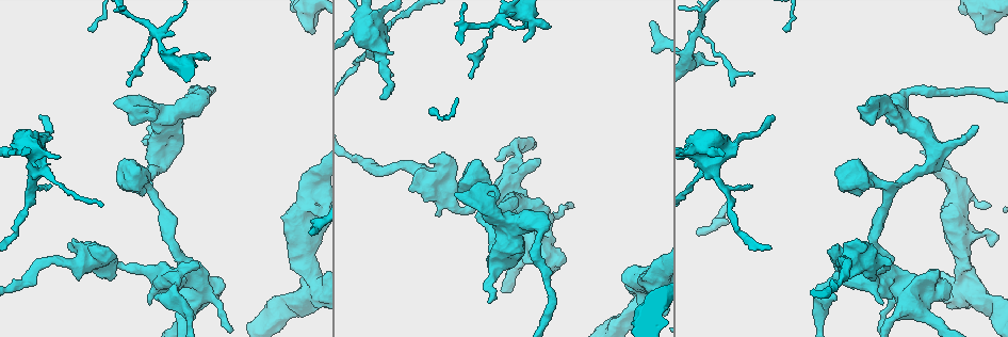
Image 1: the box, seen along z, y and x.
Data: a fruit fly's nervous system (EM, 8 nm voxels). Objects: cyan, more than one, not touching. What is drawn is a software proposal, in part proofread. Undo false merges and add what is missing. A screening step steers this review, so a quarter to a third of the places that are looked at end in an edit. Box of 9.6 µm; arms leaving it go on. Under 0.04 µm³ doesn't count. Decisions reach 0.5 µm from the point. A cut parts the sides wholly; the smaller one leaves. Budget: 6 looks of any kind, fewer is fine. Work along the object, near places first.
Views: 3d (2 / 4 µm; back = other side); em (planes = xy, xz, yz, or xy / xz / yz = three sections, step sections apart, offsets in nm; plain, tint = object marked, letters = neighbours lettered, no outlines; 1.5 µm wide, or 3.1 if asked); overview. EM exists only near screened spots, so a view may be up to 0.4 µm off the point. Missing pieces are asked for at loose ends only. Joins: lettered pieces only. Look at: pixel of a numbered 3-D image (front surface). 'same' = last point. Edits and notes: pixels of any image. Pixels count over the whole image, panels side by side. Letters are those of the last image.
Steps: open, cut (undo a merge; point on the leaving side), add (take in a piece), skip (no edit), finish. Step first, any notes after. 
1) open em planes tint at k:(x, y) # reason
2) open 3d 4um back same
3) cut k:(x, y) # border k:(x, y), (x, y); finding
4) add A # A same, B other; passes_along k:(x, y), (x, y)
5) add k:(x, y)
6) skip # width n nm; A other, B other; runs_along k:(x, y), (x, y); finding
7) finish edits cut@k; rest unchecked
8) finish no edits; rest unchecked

open 3d 4um at 1:(392, 53) # thick end

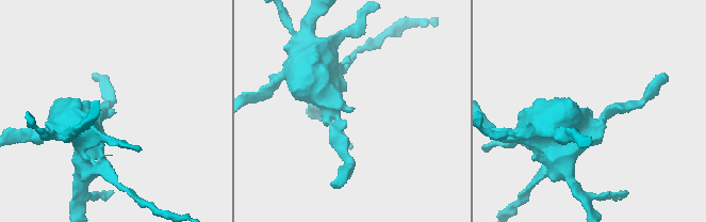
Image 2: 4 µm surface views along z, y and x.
open em yz step 8 tint at 2:(590, 110)

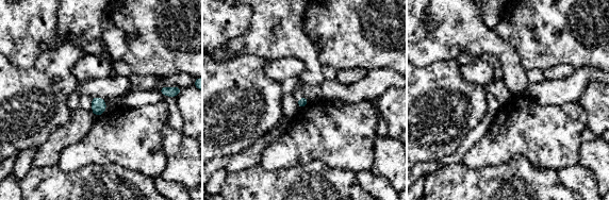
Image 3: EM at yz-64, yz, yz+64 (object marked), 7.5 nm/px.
open em planes letters same

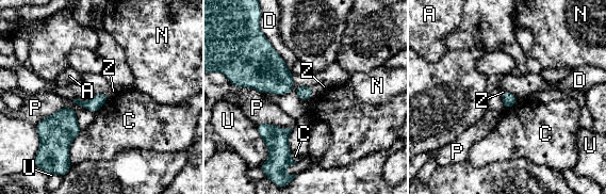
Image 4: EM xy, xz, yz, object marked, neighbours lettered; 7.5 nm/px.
add 4:(324, 86) # longest_contact D 360 nm; A other, C other, D other, N other, P other, U other, Z same; it goes on there

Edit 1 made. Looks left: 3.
open overview

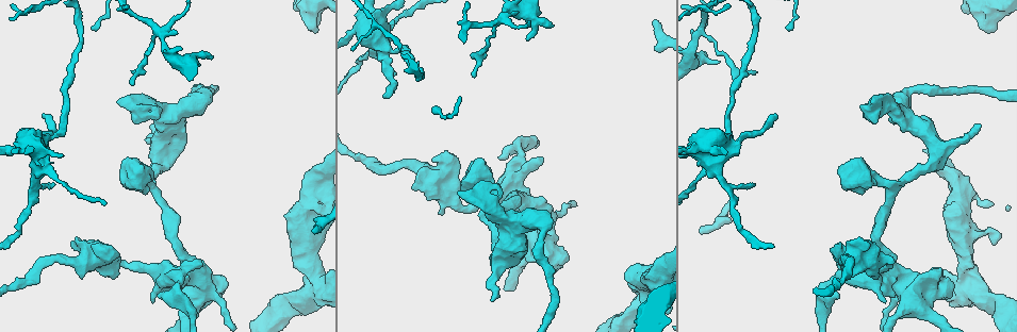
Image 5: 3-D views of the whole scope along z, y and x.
open em planes plain at 5:(893, 262) # an open end

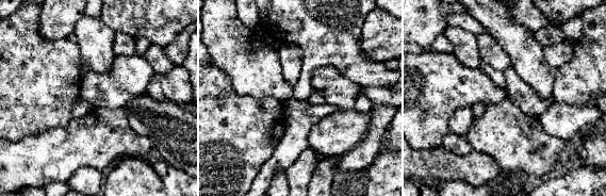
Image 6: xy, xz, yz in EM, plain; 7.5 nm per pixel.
open em planes letters same

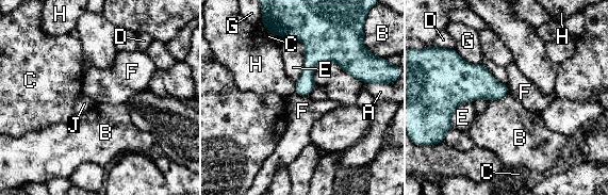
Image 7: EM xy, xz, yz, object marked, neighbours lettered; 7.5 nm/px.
skip # A other, B other, C other, D other, E other, F other, G other, H other, J other; runs_along 7:(297, 30), (334, 49), (364, 79); no lettered piece goes on from it

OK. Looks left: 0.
finish edits add@4; rest unchecked

